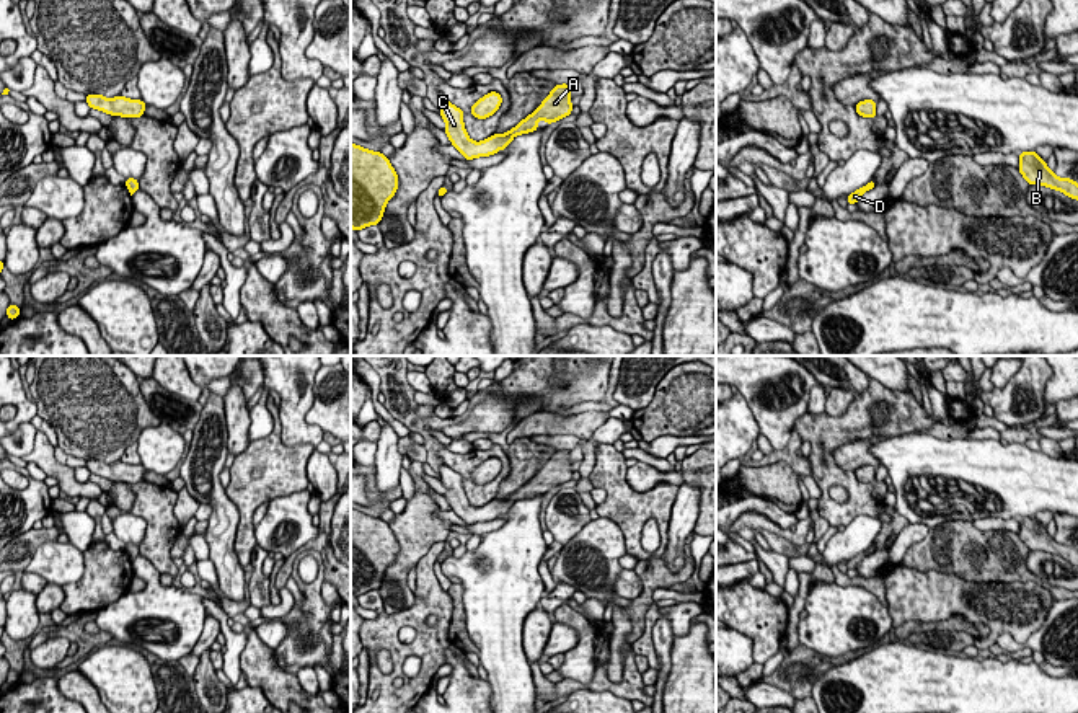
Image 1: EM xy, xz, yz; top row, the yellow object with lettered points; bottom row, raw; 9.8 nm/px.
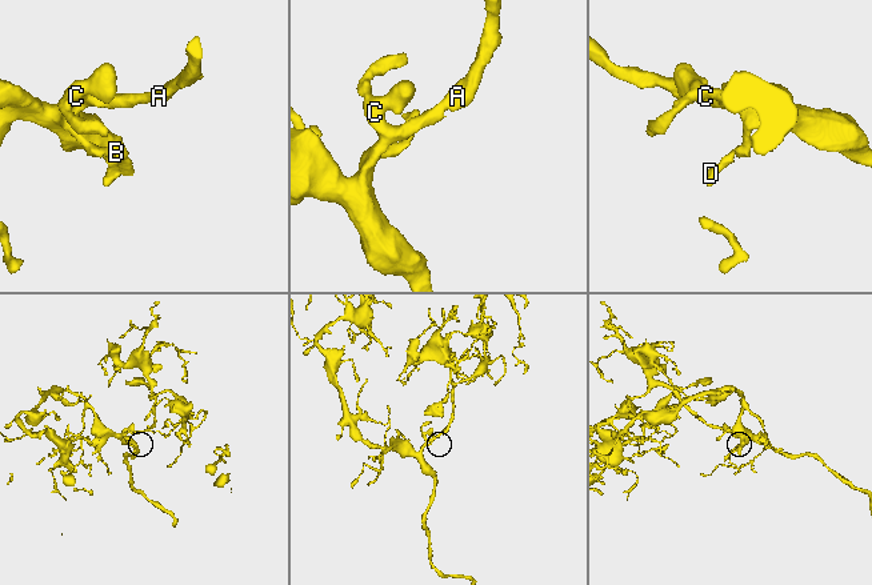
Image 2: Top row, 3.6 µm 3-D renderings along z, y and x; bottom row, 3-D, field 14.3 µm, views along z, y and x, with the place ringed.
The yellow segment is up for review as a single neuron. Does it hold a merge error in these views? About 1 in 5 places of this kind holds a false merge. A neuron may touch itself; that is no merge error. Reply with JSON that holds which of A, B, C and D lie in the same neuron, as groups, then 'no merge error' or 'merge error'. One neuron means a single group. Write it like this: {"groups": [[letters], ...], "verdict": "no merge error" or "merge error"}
{"groups": [["A", "B", "C", "D"]], "verdict": "no merge error"}

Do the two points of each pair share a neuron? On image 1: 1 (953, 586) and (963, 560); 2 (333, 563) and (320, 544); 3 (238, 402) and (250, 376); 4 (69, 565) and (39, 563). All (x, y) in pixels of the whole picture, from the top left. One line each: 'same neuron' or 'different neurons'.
1: different neurons
2: same neuron
3: different neurons
4: same neuron

